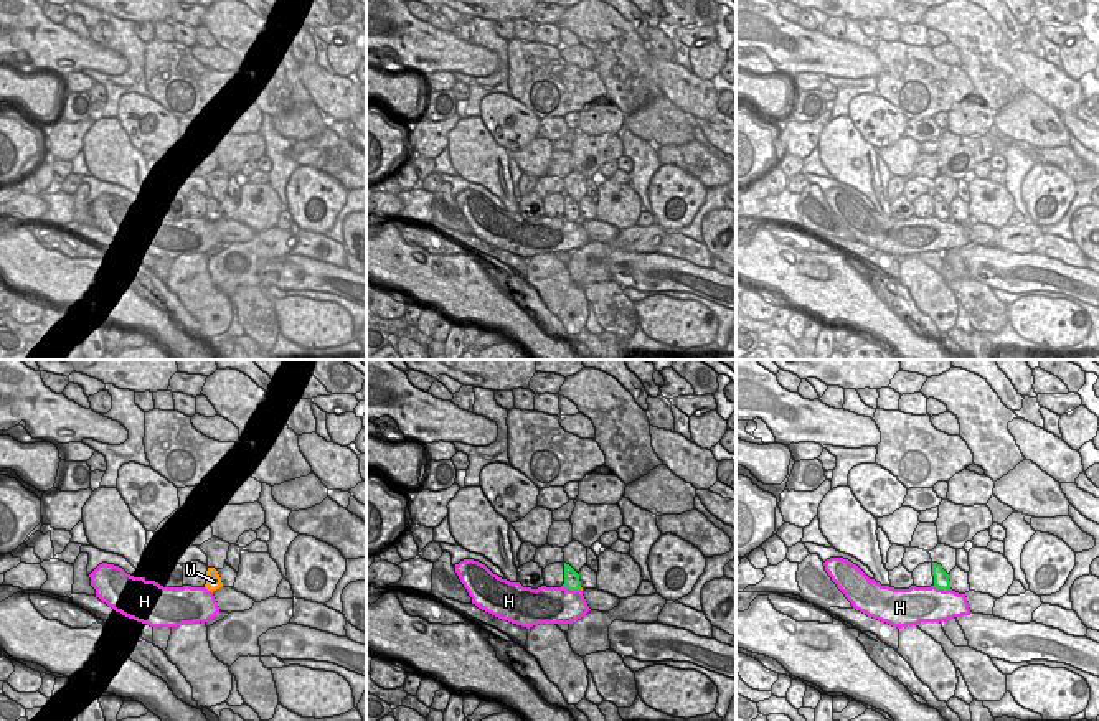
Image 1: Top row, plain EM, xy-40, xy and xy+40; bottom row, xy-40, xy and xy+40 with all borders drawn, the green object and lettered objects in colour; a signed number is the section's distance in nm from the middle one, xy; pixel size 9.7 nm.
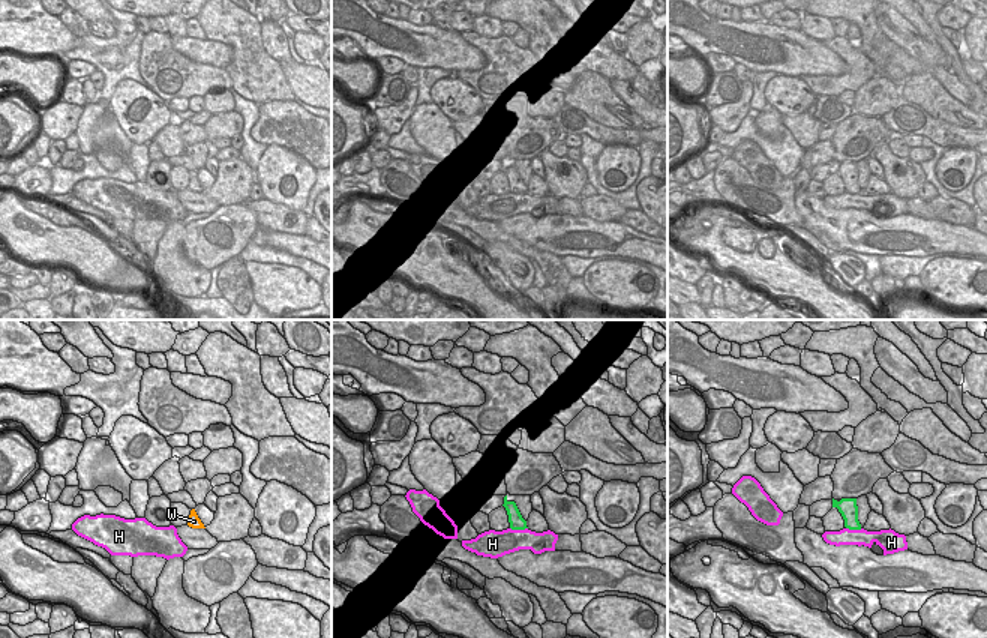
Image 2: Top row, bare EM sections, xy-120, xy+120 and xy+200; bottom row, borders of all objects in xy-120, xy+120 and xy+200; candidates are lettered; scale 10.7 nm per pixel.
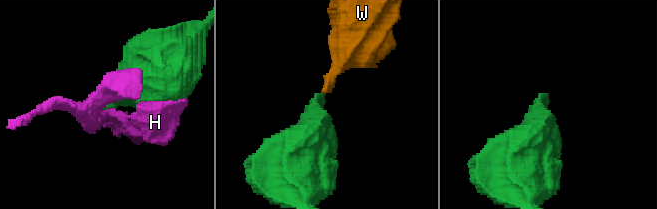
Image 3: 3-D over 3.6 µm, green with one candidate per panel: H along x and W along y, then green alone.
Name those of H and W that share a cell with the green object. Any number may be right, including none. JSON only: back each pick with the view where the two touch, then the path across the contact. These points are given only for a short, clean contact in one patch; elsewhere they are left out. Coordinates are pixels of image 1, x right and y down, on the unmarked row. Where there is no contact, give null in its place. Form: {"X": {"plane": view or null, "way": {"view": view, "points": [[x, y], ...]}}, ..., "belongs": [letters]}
{"W": {"plane": null}, "belongs": ["W"]}

